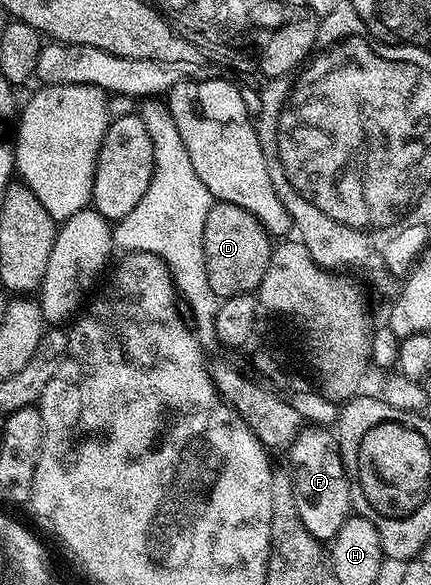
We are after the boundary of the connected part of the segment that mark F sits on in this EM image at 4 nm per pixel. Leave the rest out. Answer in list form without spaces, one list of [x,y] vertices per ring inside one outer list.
[[[304,425],[289,447],[293,471],[293,492],[297,500],[297,512],[305,528],[313,532],[320,542],[330,543],[341,532],[341,524],[352,517],[351,485],[347,482],[347,470],[339,451],[339,439],[323,426]]]

